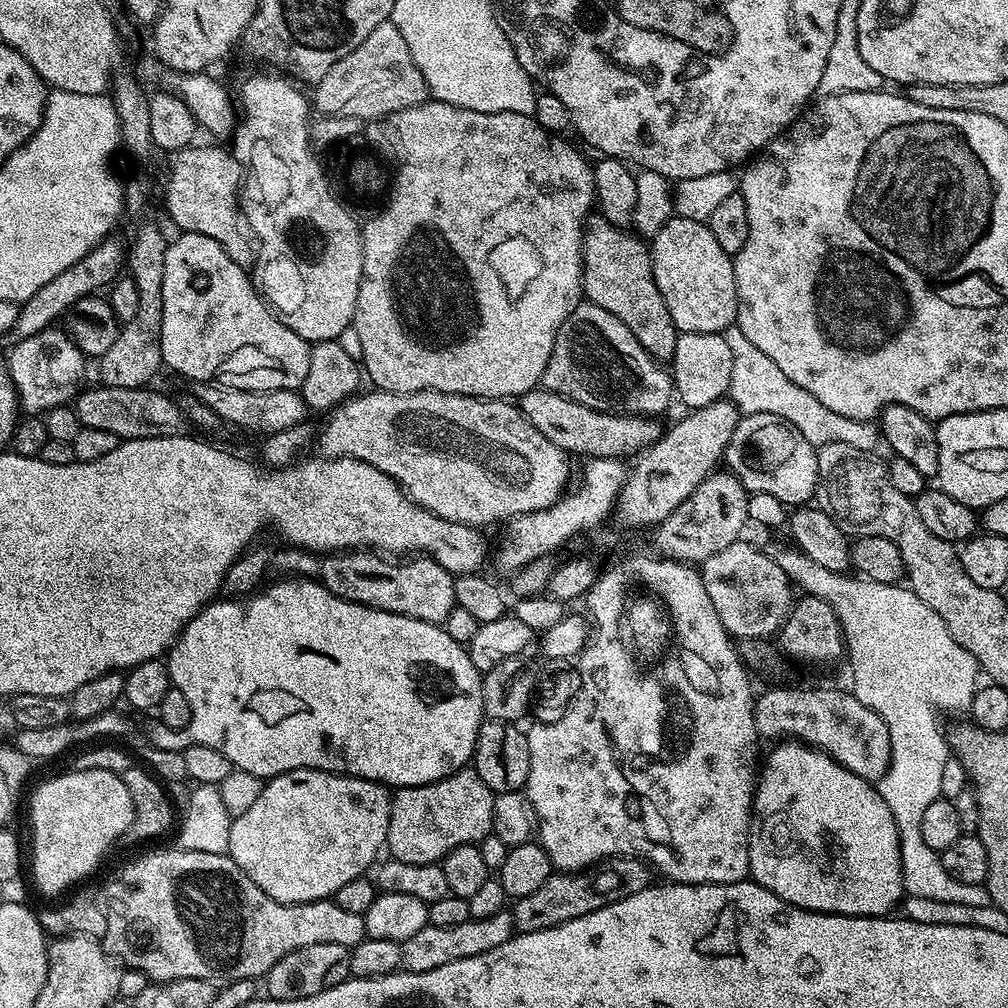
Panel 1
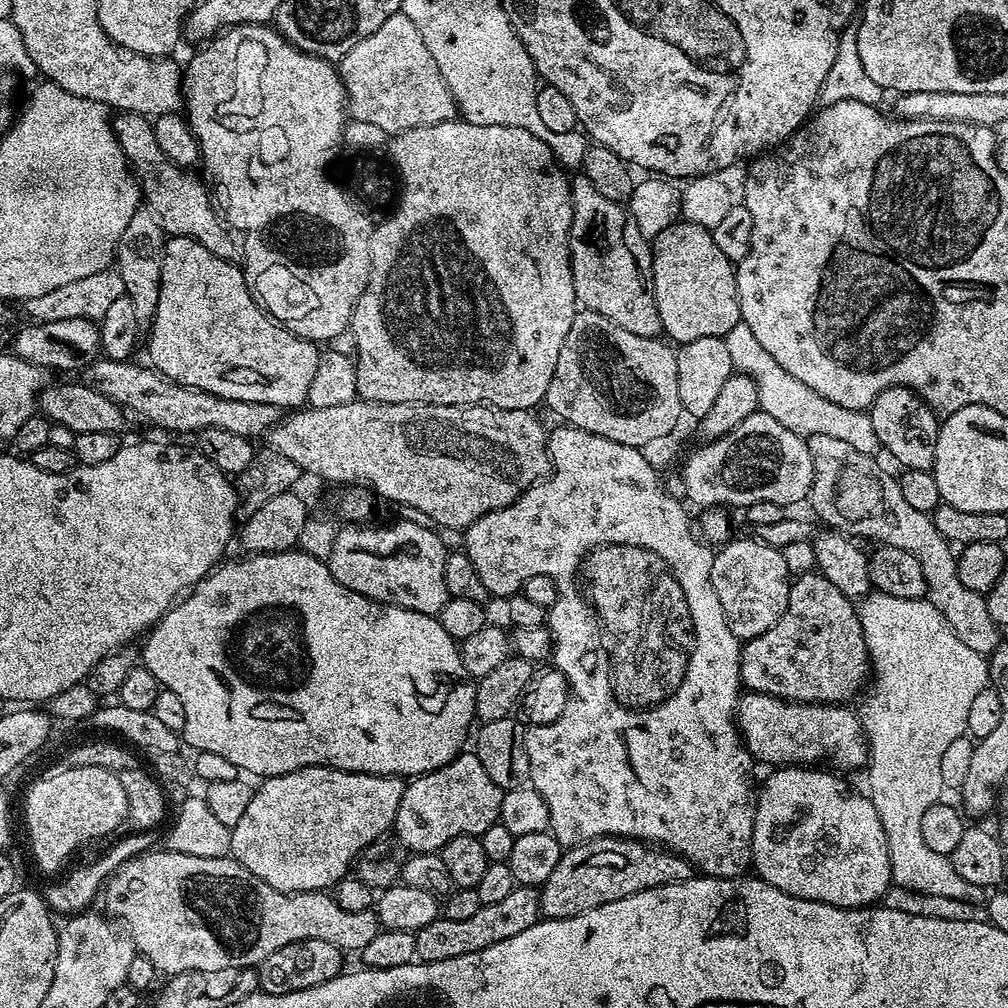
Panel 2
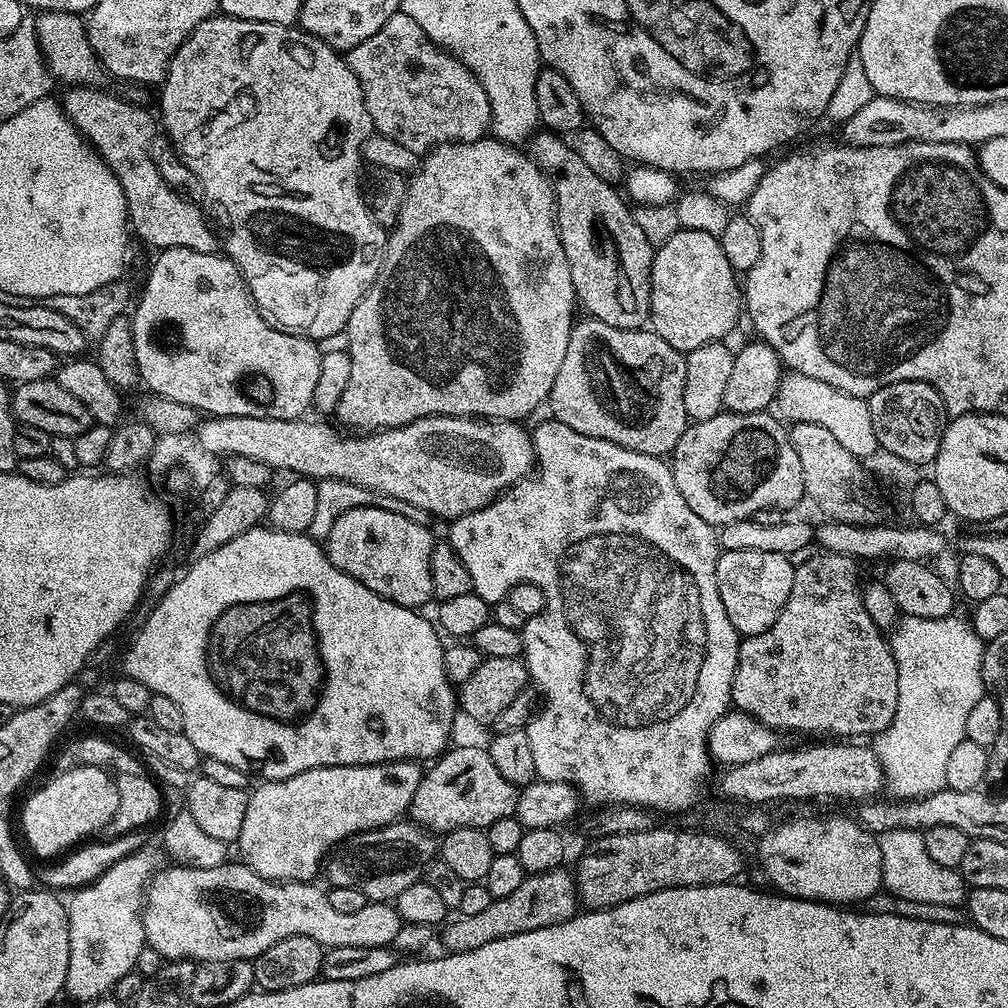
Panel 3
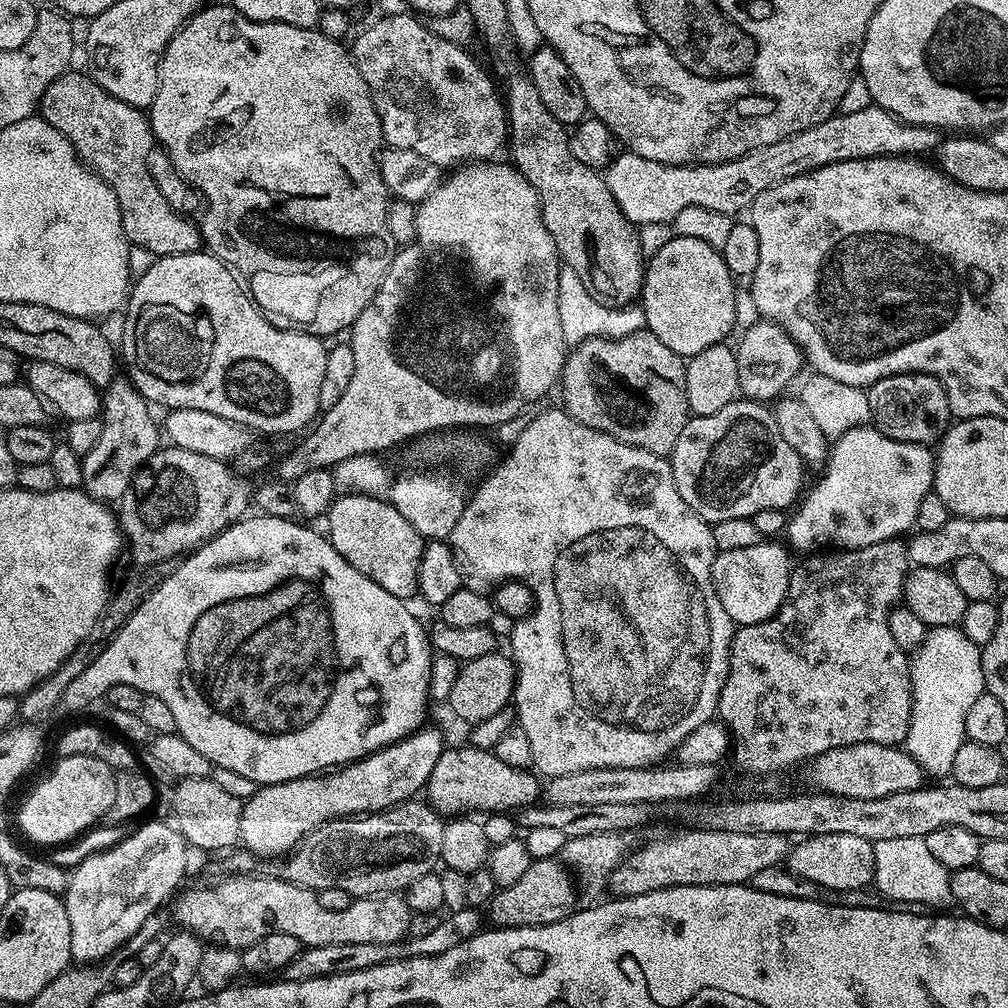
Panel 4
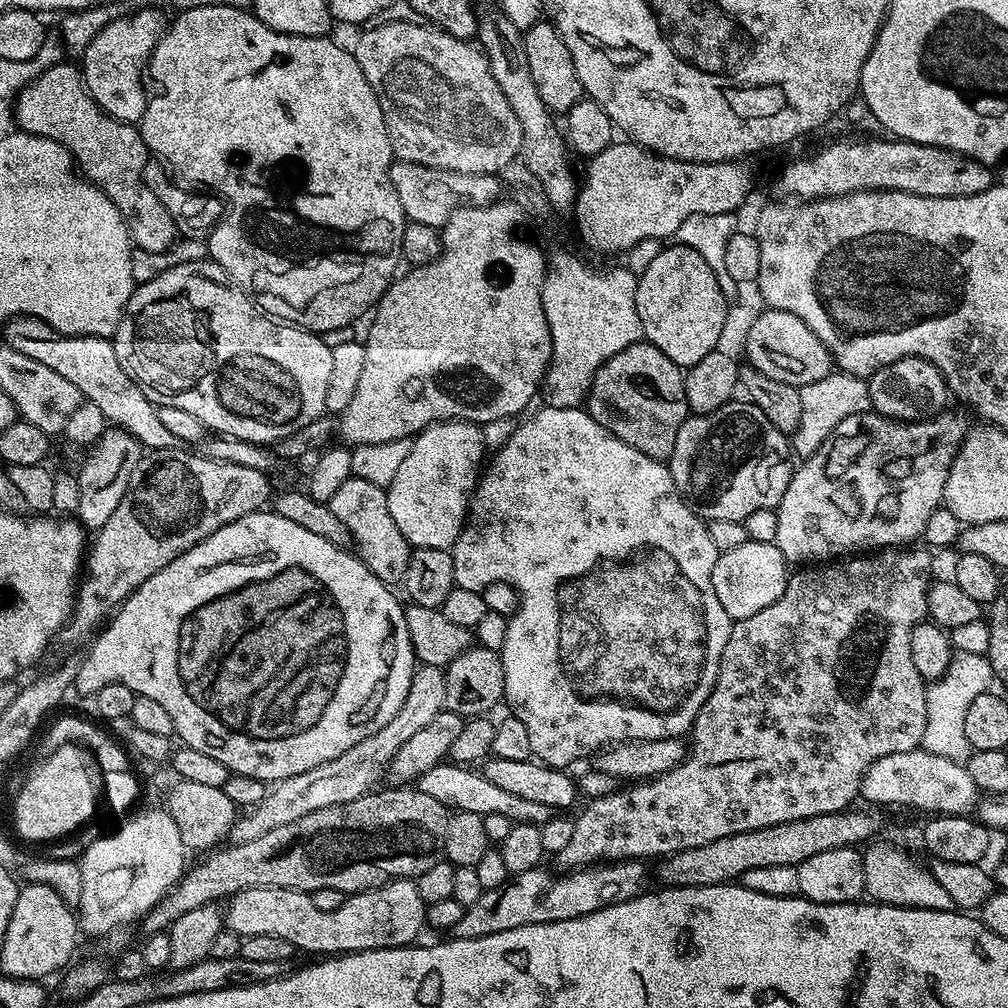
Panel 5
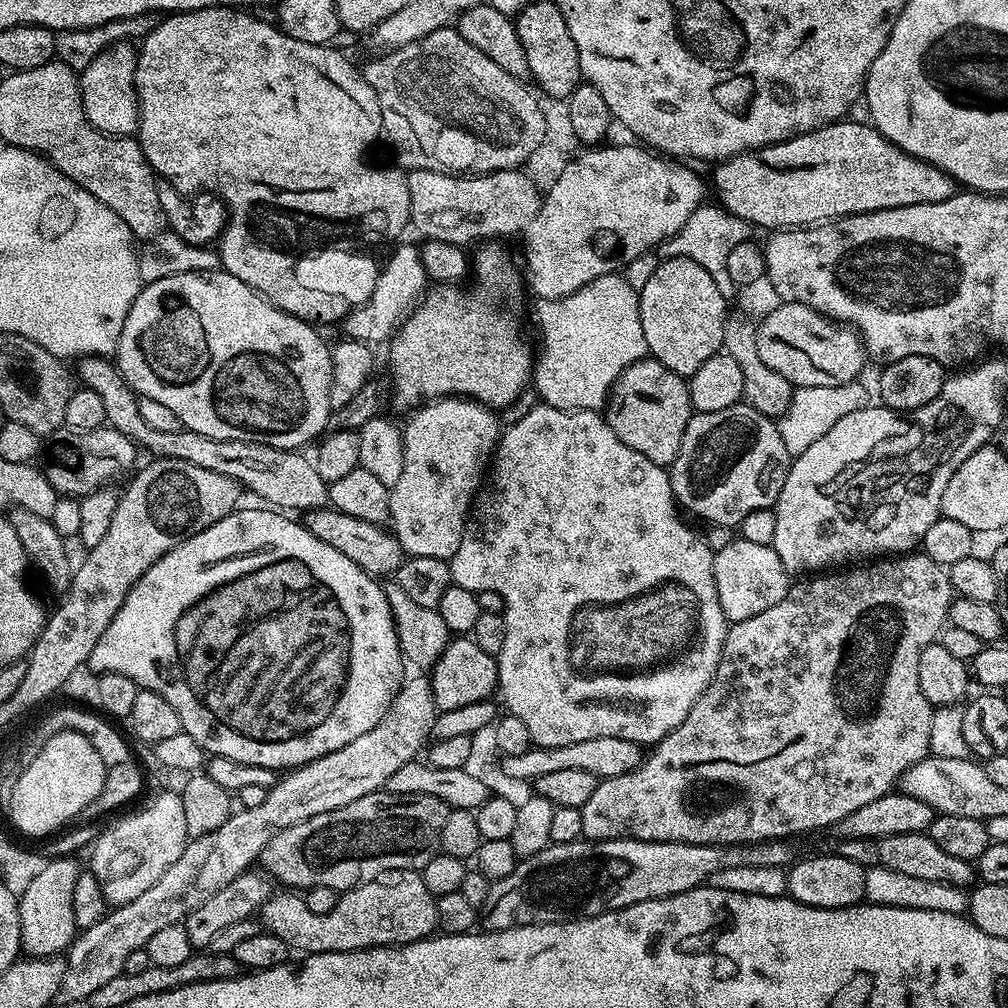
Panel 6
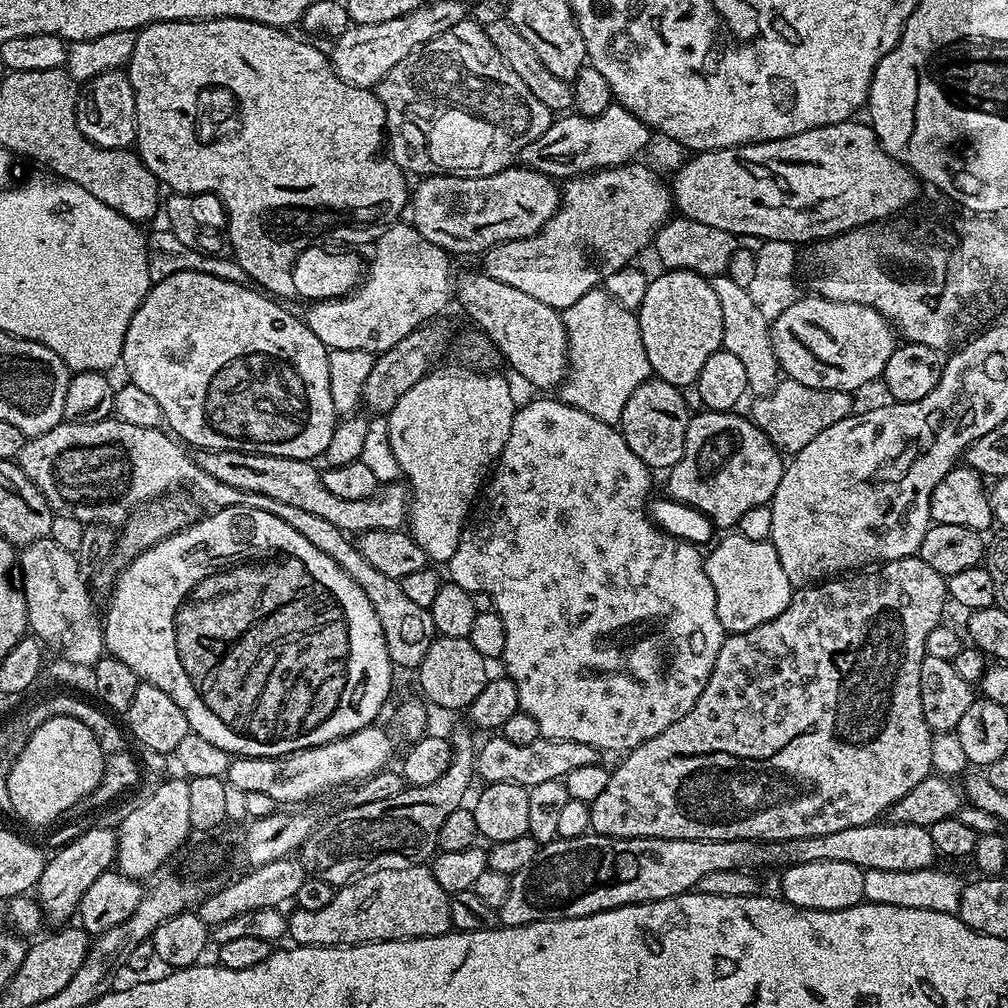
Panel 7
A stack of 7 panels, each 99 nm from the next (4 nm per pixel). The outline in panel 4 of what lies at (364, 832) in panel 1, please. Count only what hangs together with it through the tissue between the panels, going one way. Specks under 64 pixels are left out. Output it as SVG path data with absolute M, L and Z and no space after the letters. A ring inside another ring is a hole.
M421 727L412 735L404 737L403 740L380 748L377 752L371 752L368 756L363 756L360 760L347 764L323 778L313 774L303 776L300 780L287 780L281 784L266 784L257 787L256 793L250 799L243 801L240 834L243 847L257 858L280 855L283 857L285 854L291 853L309 832L328 820L381 812L413 799L419 793L416 792L419 788L420 791L427 789L430 774L434 774L434 766L446 747L443 734L436 728L428 727Z

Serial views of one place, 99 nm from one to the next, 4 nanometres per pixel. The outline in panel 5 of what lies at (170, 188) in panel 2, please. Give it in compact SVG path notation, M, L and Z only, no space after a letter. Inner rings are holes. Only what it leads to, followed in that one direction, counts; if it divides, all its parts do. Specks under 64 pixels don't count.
M68 62L55 64L21 90L15 103L15 123L19 131L56 140L72 154L79 171L118 206L135 247L162 252L176 243L174 218L154 198L142 175L150 153L139 127L103 112L88 92L84 73L77 65L75 68Z

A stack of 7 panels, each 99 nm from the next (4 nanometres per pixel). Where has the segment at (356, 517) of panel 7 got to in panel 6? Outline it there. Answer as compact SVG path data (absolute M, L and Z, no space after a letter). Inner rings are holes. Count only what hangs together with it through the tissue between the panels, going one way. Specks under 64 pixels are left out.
M85 356L79 364L80 376L84 379L81 380L83 387L92 388L102 397L108 419L107 427L126 434L143 449L149 448L153 457L191 462L193 466L202 466L202 470L214 470L214 474L224 474L226 478L234 478L239 482L241 489L248 491L249 488L260 499L257 501L276 510L305 514L328 504L328 483L318 478L315 463L309 457L307 460L303 456L305 454L303 451L237 440L206 438L206 434L194 434L187 430L162 434L162 430L153 430L138 414L139 399L111 359L102 356Z

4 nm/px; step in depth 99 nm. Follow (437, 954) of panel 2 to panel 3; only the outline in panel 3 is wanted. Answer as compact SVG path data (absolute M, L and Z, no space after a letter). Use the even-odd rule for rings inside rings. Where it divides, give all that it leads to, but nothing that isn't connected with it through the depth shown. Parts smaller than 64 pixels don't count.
M561 866L554 870L525 875L522 886L517 886L511 894L506 894L506 898L493 899L490 906L486 906L486 910L449 919L438 932L439 943L440 940L444 943L443 951L449 953L478 950L486 946L486 942L498 942L498 938L510 938L514 934L542 930L546 926L561 924L577 915L576 881L570 875L569 869L568 872L566 869L567 867Z

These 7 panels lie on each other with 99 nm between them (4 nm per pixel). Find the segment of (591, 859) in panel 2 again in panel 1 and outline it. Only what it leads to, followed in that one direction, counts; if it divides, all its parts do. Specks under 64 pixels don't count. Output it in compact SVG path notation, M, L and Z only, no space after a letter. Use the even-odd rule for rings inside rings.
M622 856L615 863L608 862L591 870L553 871L552 876L546 878L542 886L538 886L538 890L526 894L526 898L518 898L511 905L512 927L517 933L537 932L565 924L574 918L582 918L582 914L602 910L602 906L646 890L653 883L652 875L654 876L653 869L634 856ZM612 864L616 864L616 868Z

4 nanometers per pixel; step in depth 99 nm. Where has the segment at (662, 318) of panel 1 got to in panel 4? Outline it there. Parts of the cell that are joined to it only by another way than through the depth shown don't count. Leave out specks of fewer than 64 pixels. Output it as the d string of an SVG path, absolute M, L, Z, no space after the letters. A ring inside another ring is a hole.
M523 71L516 72L508 80L508 96L506 92L506 115L510 144L512 140L511 163L534 186L540 194L540 209L546 222L546 230L550 230L550 238L554 238L556 248L560 252L561 261L572 268L575 274L585 283L589 291L606 305L631 305L644 291L644 269L646 257L639 244L637 225L631 224L614 202L610 194L607 179L597 169L586 166L586 162L578 162L568 145L569 129L542 106L542 98L538 98L538 90L534 90L534 82Z

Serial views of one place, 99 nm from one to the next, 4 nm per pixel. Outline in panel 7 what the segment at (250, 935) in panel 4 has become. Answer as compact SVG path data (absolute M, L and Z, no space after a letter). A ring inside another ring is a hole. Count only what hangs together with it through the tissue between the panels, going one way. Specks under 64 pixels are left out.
M415 864L406 870L378 870L359 875L337 887L334 902L322 910L296 908L293 913L288 916L288 936L293 945L305 948L413 940L423 936L444 936L453 931L450 893L438 886L431 867L423 864Z

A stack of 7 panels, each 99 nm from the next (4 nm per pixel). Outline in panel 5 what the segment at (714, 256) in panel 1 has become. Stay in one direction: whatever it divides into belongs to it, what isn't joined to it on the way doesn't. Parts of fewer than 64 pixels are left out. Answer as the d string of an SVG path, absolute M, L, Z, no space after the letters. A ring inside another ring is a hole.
M669 243L661 247L654 262L638 277L637 310L647 343L662 350L682 370L693 368L706 354L717 351L730 304L718 286L714 270L706 266L698 250Z

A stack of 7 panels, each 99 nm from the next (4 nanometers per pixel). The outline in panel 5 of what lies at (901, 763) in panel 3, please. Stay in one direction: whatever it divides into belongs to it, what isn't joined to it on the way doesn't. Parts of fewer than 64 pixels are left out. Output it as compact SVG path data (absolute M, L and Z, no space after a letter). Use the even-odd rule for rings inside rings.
M956 652L946 674L927 685L926 734L922 747L930 754L938 754L938 758L950 758L950 762L967 765L974 749L970 746L970 738L966 738L966 713L974 698L989 691L992 684L994 677L987 656Z

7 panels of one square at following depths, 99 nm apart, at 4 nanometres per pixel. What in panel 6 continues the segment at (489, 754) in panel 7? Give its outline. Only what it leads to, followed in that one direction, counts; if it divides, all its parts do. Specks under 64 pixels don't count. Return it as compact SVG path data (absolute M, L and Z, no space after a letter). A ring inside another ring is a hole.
M586 738L586 742L570 742L570 746L553 748L534 746L526 750L526 754L510 754L499 762L501 770L510 779L535 782L538 778L542 778L542 774L554 774L557 770L586 770L586 774L594 774L600 780L618 778L618 774L626 774L637 768L641 759L641 745L630 742L626 738Z

